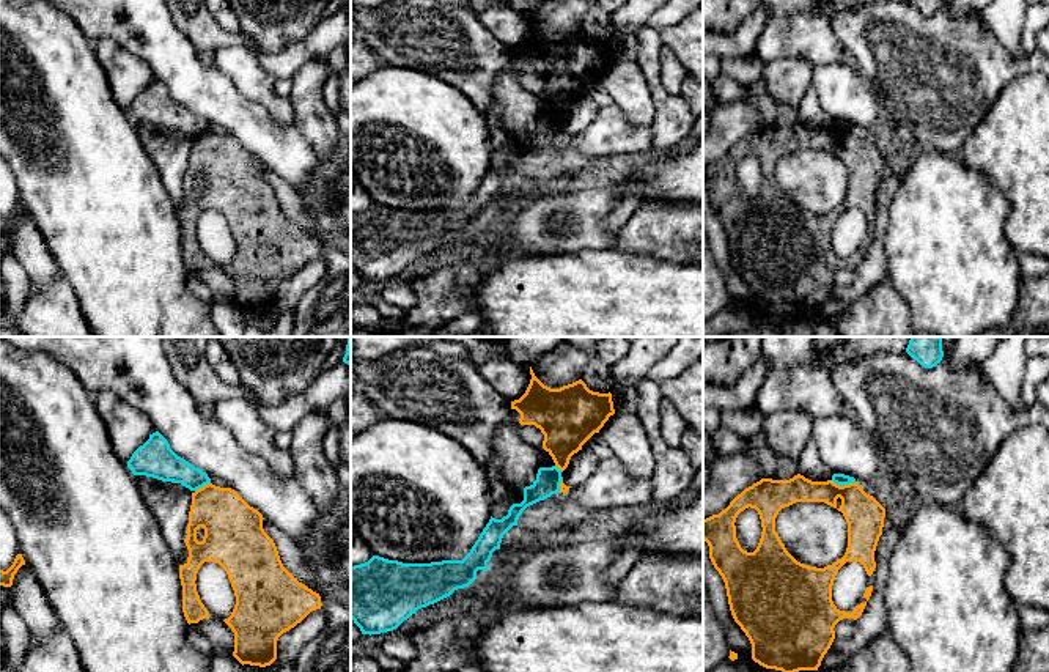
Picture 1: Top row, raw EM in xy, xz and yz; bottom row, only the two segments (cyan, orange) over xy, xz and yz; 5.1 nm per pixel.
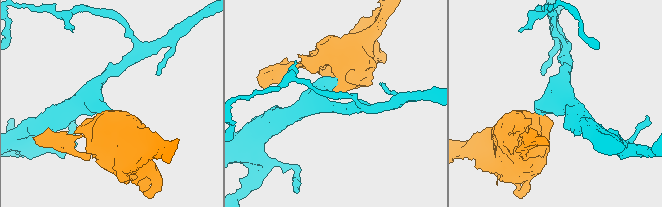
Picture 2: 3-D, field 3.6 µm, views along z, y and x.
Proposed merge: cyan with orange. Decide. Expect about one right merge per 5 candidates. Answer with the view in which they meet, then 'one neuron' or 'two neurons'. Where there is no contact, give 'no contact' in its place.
meets cyan in yz; two neurons

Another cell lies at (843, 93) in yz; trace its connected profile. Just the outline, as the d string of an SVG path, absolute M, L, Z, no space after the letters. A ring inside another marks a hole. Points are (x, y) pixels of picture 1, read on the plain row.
M848 60L813 68L812 87L832 123L845 121L862 131L884 116L873 87Z

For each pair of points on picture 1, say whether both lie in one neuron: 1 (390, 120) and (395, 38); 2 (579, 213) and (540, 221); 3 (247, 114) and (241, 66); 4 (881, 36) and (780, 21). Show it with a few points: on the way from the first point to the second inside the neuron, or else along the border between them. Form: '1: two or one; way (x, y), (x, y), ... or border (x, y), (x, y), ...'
1: two; border (382, 63), (417, 68), (430, 76)
2: one; way (570, 221), (549, 221)
3: two; border (222, 71), (246, 98), (260, 103), (277, 120)
4: two; border (829, 22), (835, 38), (850, 55)

